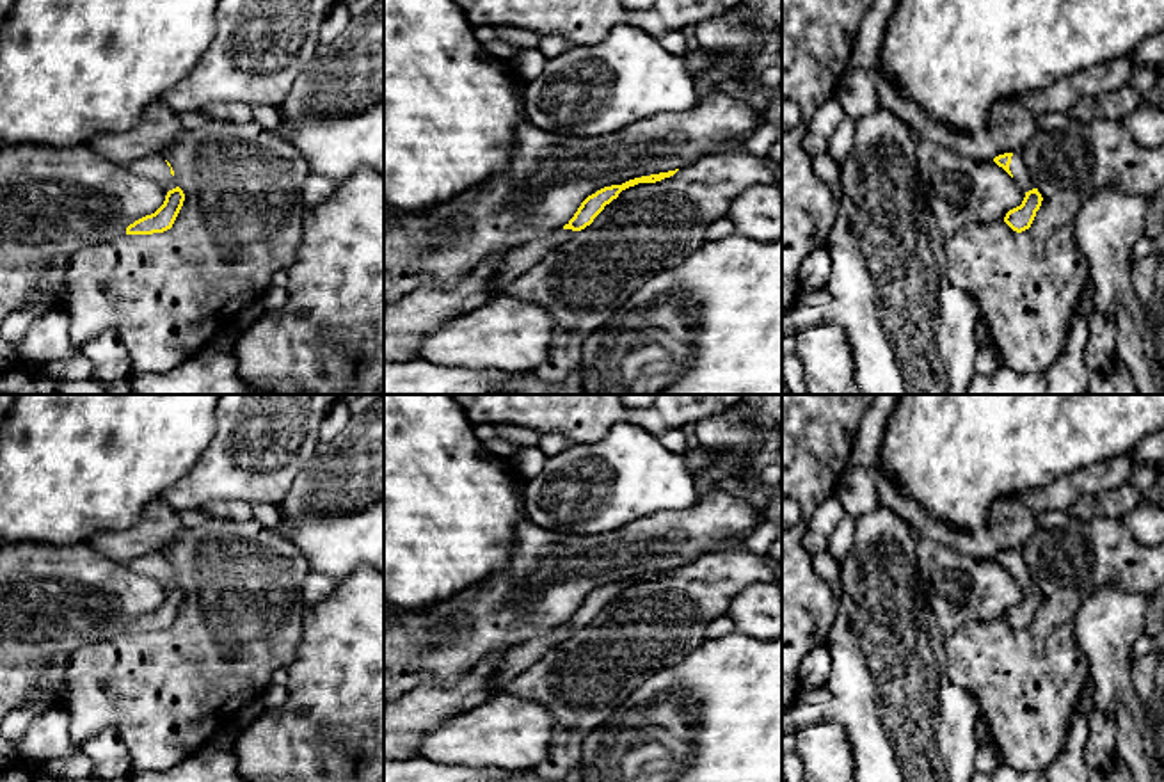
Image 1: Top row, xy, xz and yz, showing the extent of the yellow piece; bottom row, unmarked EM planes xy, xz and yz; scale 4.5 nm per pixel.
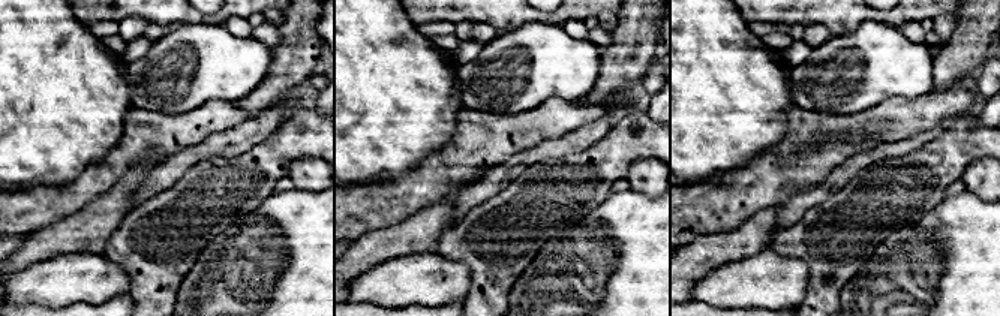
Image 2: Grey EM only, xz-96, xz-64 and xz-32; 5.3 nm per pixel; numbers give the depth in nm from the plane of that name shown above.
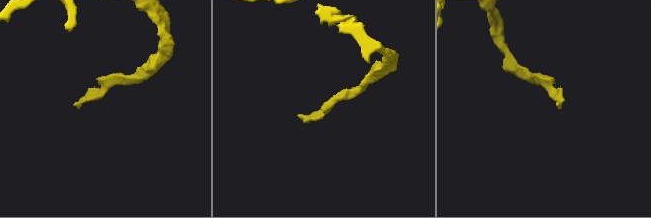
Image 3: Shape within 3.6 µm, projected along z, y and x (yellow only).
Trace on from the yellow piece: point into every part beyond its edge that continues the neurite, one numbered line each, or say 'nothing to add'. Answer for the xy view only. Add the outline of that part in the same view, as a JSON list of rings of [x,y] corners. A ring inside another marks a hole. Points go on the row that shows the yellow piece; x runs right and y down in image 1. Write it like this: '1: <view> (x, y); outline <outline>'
1: xy (153, 167); outline [[[162,153],[144,156],[130,164],[128,171],[135,176],[156,181],[165,192],[178,187],[176,178],[171,174],[171,167]]]

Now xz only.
1: xz (519, 260); outline [[[560,227],[505,254],[503,265],[494,275],[492,297],[505,295],[515,277],[540,263],[547,252],[569,242],[574,233],[572,229]]]

